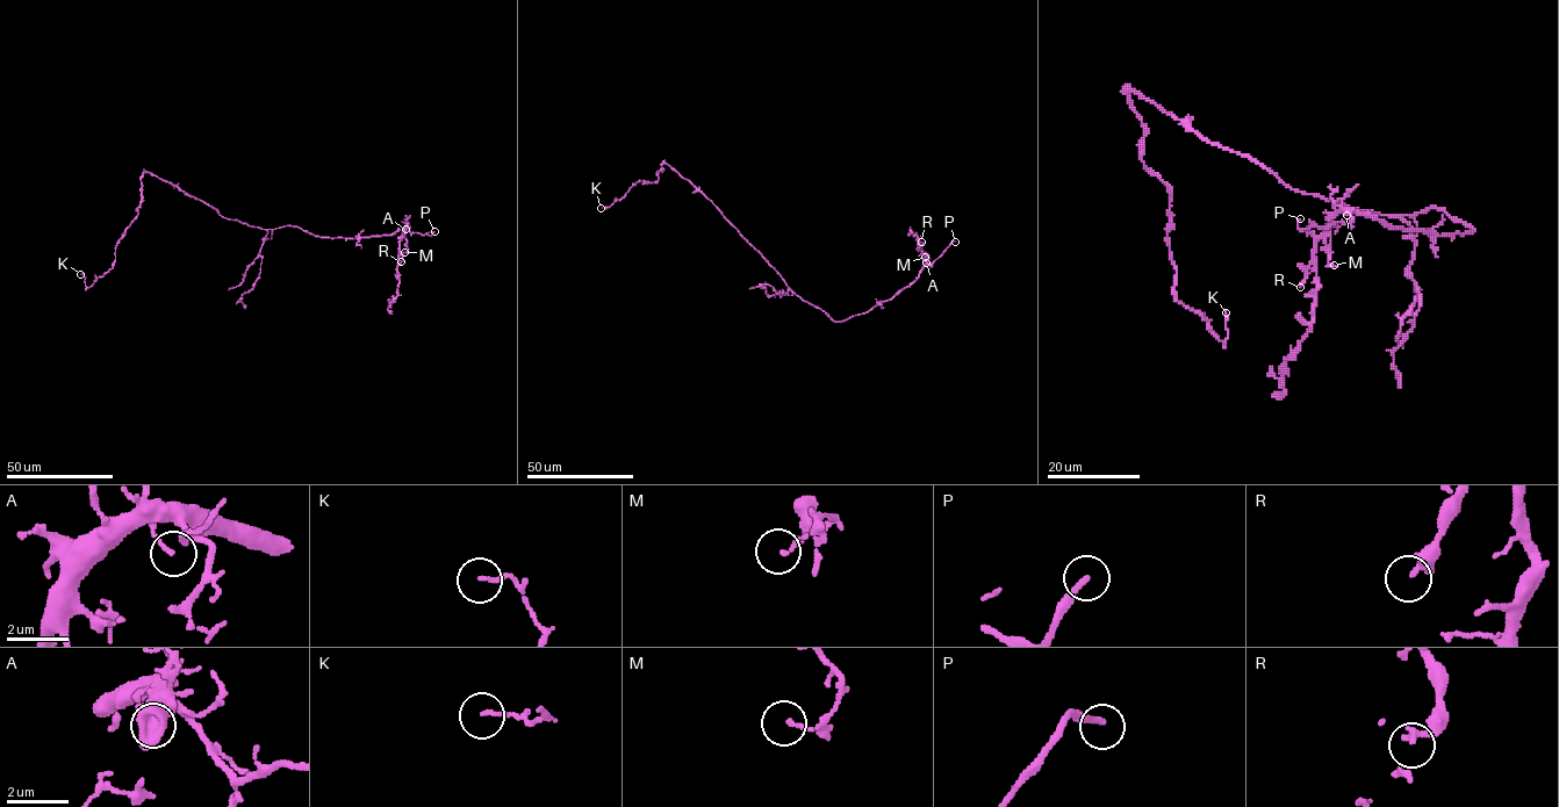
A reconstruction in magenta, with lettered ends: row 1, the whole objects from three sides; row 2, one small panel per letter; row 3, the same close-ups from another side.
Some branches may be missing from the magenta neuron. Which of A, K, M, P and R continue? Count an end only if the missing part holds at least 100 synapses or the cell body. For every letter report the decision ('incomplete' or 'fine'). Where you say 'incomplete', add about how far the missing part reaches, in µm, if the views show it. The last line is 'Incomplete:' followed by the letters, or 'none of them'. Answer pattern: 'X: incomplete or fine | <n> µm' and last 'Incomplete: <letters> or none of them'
A: fine
K: fine
M: fine
P: incomplete | 30 µm
R: fine
Incomplete: P

